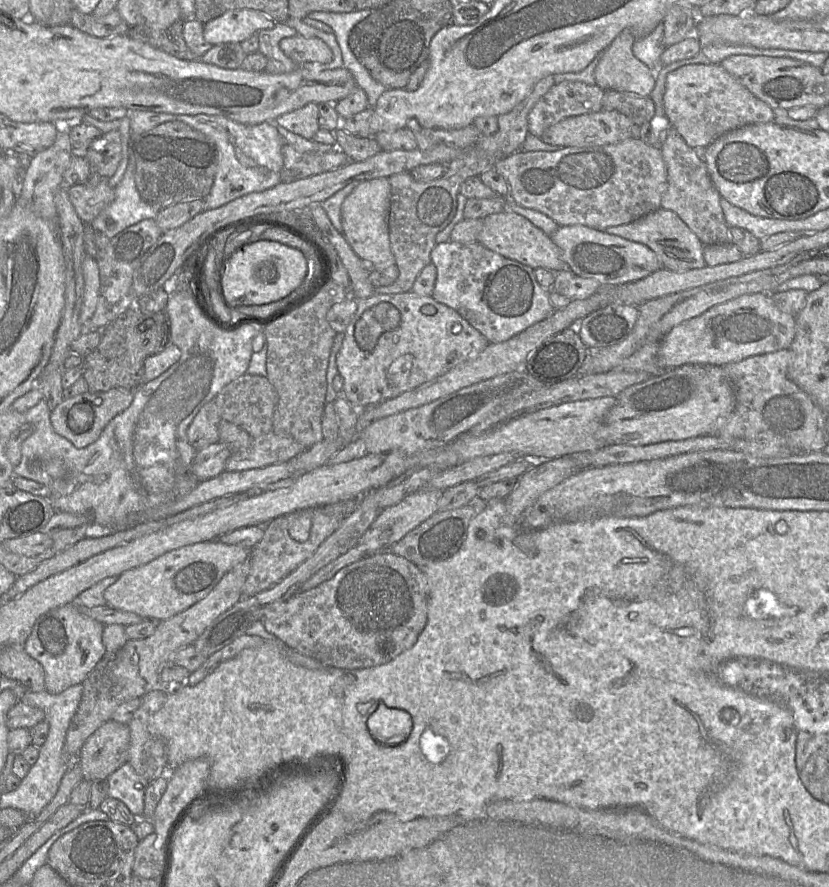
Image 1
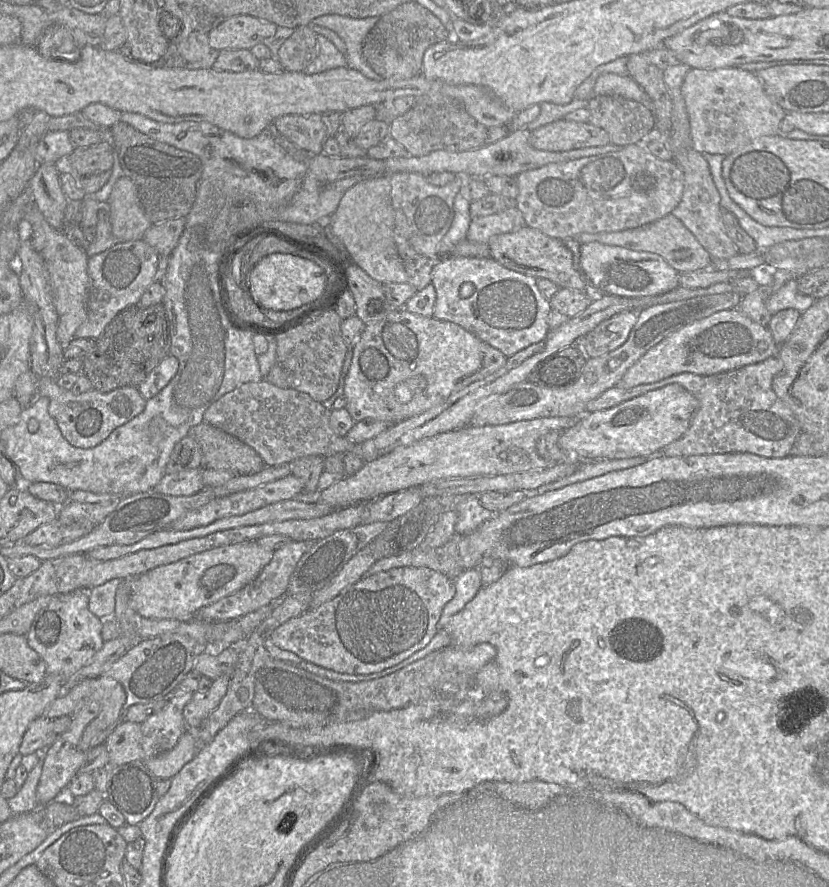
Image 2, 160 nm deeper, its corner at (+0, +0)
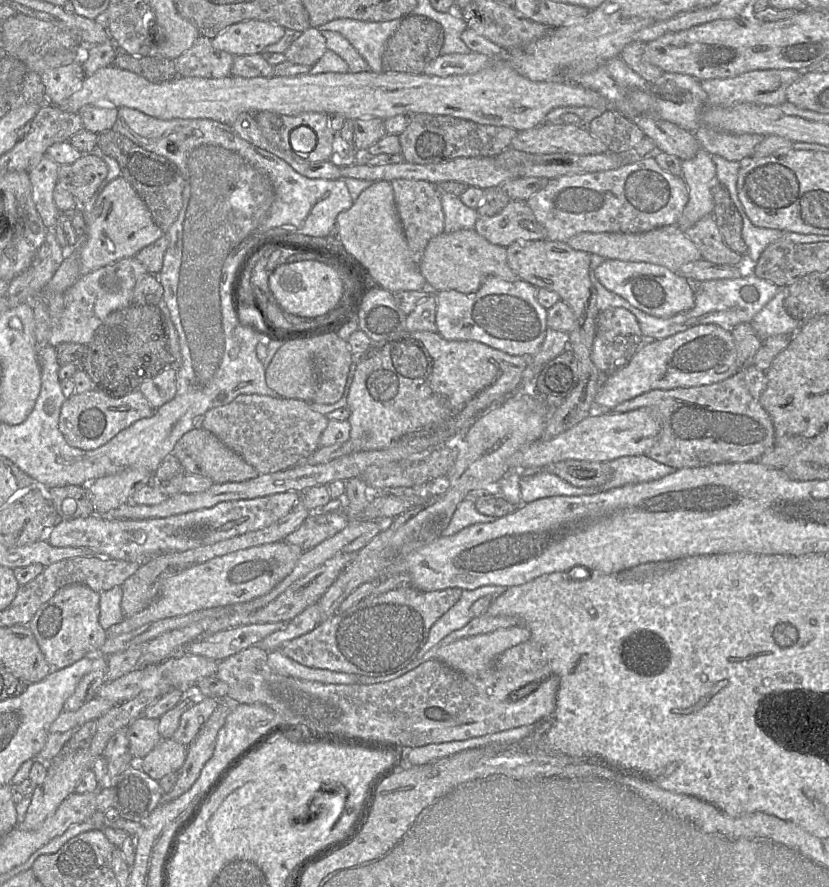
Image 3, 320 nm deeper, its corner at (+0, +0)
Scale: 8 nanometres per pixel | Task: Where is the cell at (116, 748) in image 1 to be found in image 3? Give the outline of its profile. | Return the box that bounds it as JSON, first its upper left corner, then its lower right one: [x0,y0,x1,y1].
[128,716,162,761]

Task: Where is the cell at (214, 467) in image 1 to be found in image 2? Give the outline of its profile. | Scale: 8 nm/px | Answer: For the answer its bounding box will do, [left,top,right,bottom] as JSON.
[151,466,205,496]

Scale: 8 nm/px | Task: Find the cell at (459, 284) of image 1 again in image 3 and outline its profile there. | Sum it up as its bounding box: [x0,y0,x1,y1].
[435,276,547,357]

